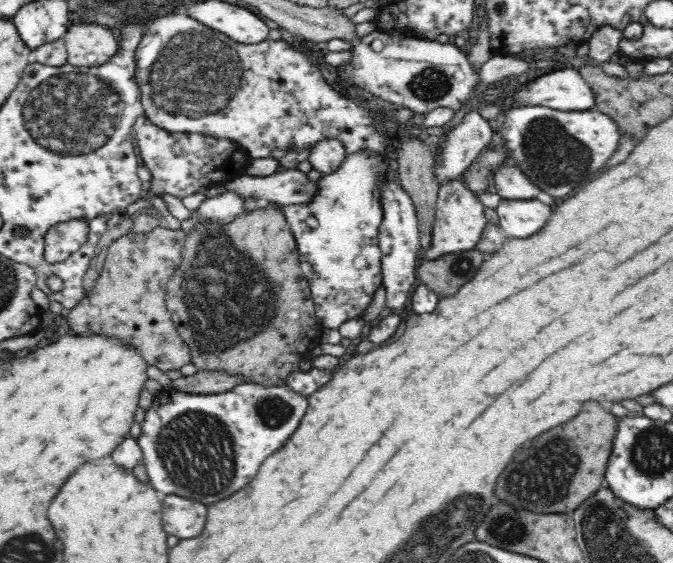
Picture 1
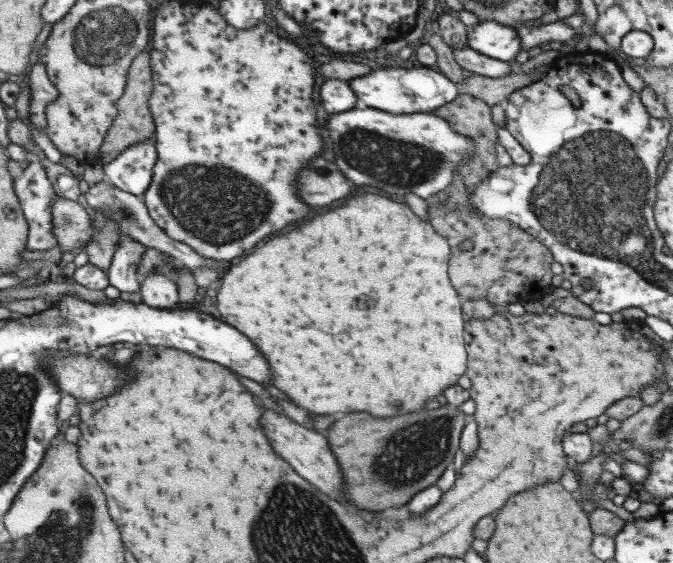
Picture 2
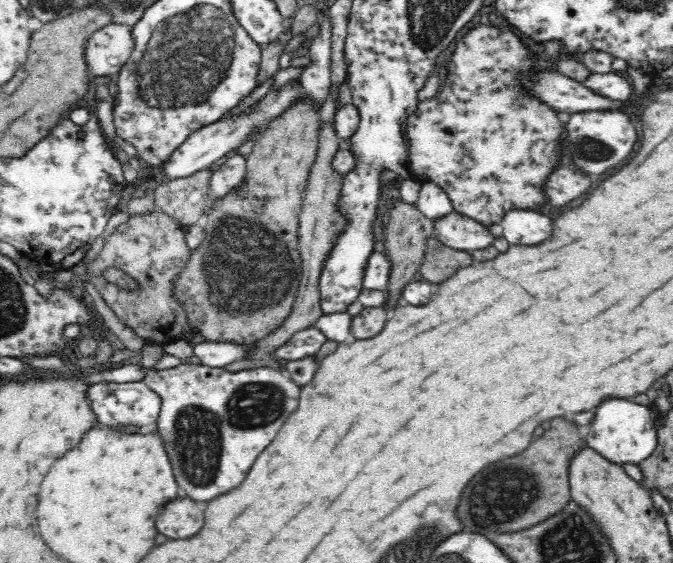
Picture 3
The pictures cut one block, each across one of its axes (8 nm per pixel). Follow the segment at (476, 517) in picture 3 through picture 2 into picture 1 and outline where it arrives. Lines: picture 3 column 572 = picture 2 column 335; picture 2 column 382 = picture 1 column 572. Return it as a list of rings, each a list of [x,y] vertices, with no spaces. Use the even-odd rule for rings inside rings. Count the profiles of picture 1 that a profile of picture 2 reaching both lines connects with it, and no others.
[[[586,402],[586,406],[582,406],[582,410],[576,418],[540,434],[534,442],[530,442],[528,450],[520,450],[514,456],[514,460],[506,466],[506,472],[498,478],[496,496],[516,508],[526,508],[532,512],[552,514],[552,512],[575,511],[605,485],[605,470],[615,436],[618,434],[618,423],[619,419],[611,413],[608,405],[600,404],[600,402]]]

